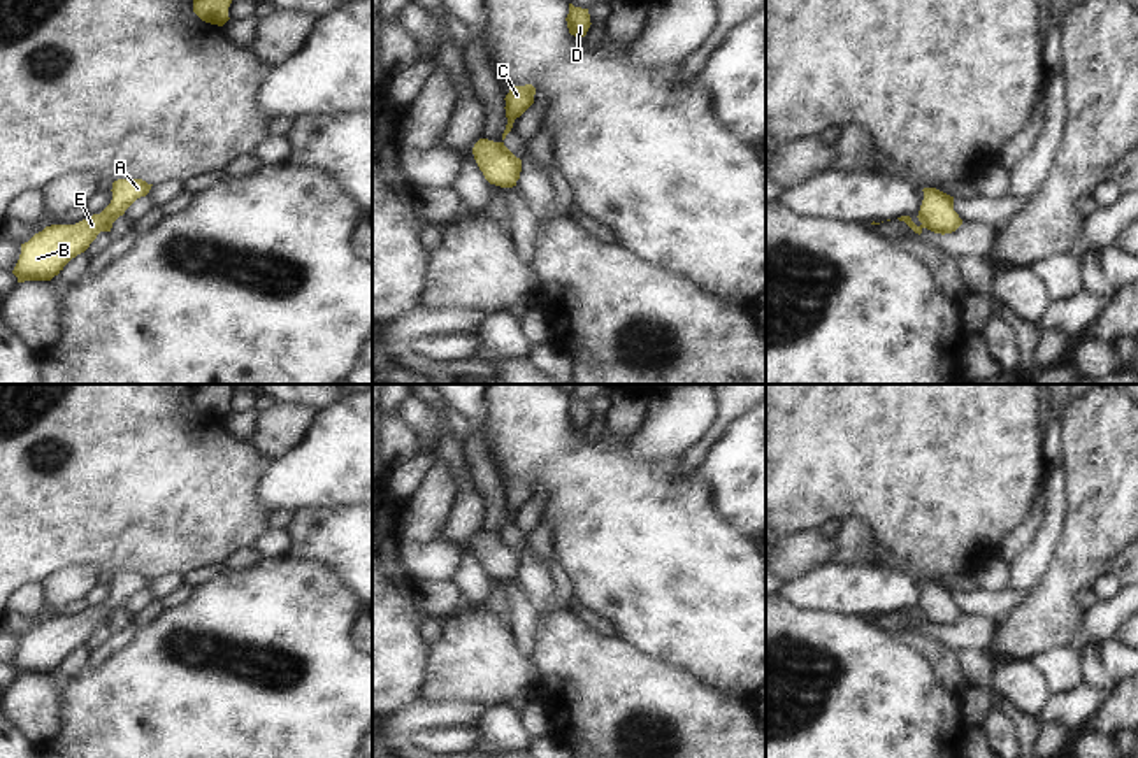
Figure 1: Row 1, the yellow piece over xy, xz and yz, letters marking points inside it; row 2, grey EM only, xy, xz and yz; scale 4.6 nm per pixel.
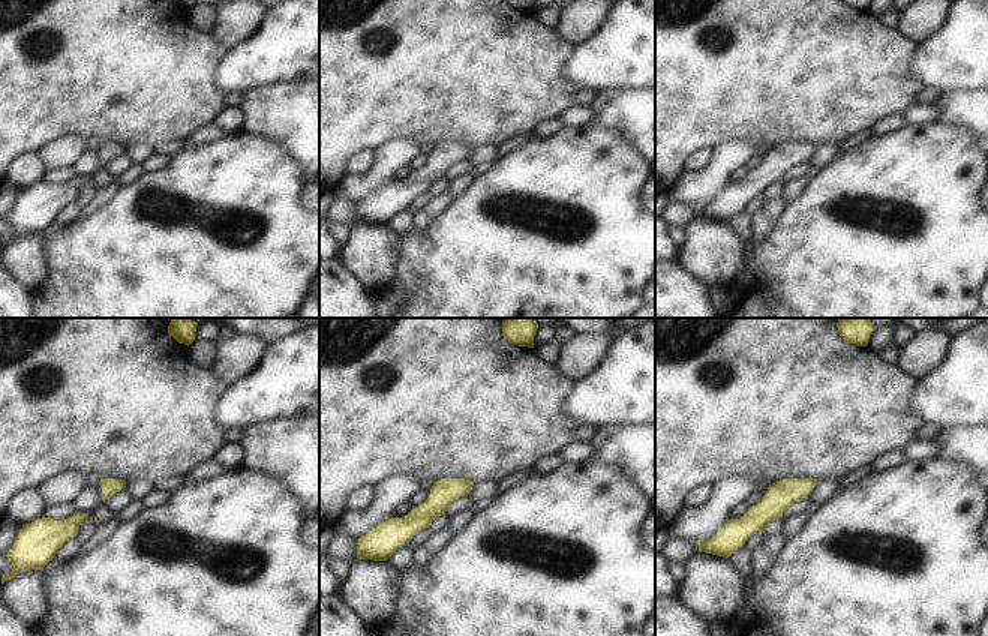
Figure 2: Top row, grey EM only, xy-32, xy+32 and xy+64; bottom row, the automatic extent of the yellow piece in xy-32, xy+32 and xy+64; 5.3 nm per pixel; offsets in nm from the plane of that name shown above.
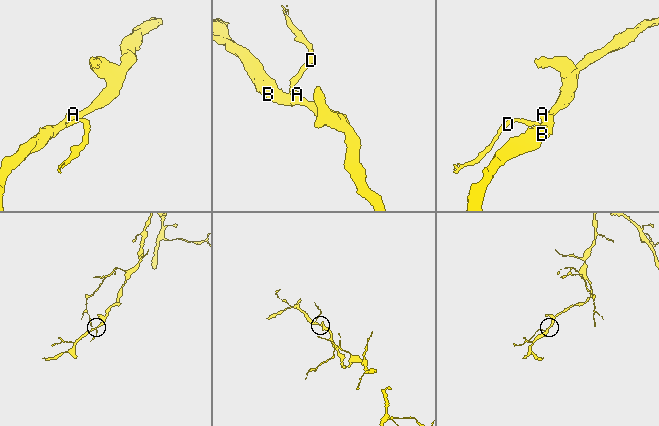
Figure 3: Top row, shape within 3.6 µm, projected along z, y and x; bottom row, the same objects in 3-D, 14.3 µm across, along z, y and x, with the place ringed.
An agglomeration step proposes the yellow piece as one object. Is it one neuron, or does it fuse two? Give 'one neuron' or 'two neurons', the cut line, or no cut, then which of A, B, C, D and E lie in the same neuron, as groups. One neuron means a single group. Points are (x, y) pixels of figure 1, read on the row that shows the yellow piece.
two neurons | yz (922, 223), (926, 227) | A B E / C D

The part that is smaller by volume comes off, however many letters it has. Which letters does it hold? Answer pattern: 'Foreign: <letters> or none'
Foreign: C, D

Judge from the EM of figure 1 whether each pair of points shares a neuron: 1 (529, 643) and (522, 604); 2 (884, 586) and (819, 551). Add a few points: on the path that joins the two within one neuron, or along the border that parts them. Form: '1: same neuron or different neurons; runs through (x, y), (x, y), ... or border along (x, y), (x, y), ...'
1: same neuron; runs through (525, 634), (524, 613)
2: different neurons; border along (833, 560), (813, 567), (796, 579)

